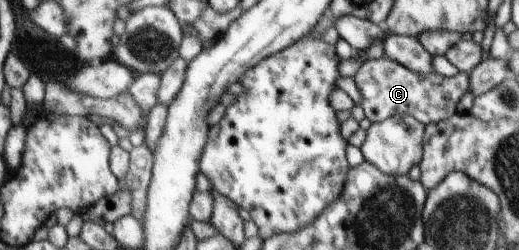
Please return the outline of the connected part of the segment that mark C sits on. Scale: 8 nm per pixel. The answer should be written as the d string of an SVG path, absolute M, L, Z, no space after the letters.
M386 57L365 61L353 77L363 101L361 108L371 123L383 122L396 115L410 115L423 125L435 124L451 118L459 100L469 89L469 74L458 72L453 78L437 73L419 74Z

